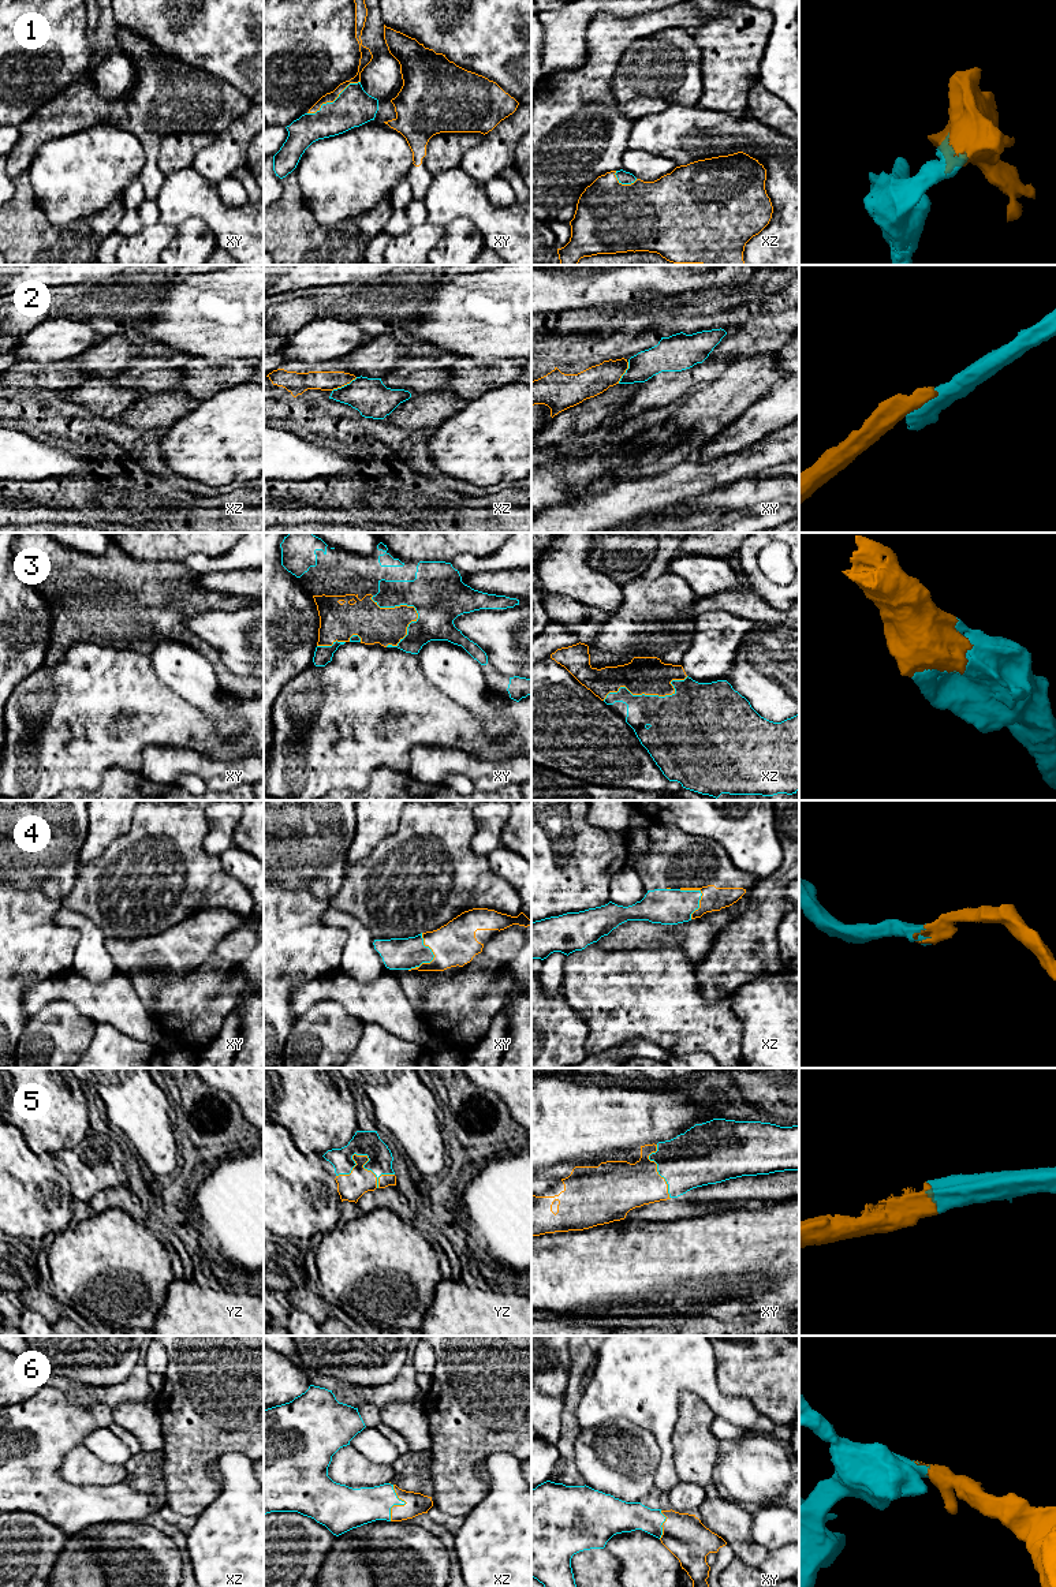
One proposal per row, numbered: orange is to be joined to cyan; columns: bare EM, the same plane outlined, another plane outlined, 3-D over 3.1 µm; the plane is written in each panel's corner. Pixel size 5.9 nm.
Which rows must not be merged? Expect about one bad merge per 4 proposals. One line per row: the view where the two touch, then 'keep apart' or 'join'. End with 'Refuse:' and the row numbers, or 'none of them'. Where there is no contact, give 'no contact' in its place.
1: contact in xy; join
2: contact in xz; keep apart
3: contact in xy; join
4: contact in xy; join
5: contact in yz; join
6: contact in xz; join
Refuse: 2

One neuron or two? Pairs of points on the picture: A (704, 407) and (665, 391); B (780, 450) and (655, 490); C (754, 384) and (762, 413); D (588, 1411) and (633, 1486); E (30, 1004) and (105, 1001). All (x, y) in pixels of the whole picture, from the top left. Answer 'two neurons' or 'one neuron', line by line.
A: two neurons
B: one neuron
C: two neurons
D: two neurons
E: one neuron

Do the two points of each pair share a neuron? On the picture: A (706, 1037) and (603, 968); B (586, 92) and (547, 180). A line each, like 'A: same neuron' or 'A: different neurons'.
A: same neuron
B: same neuron

